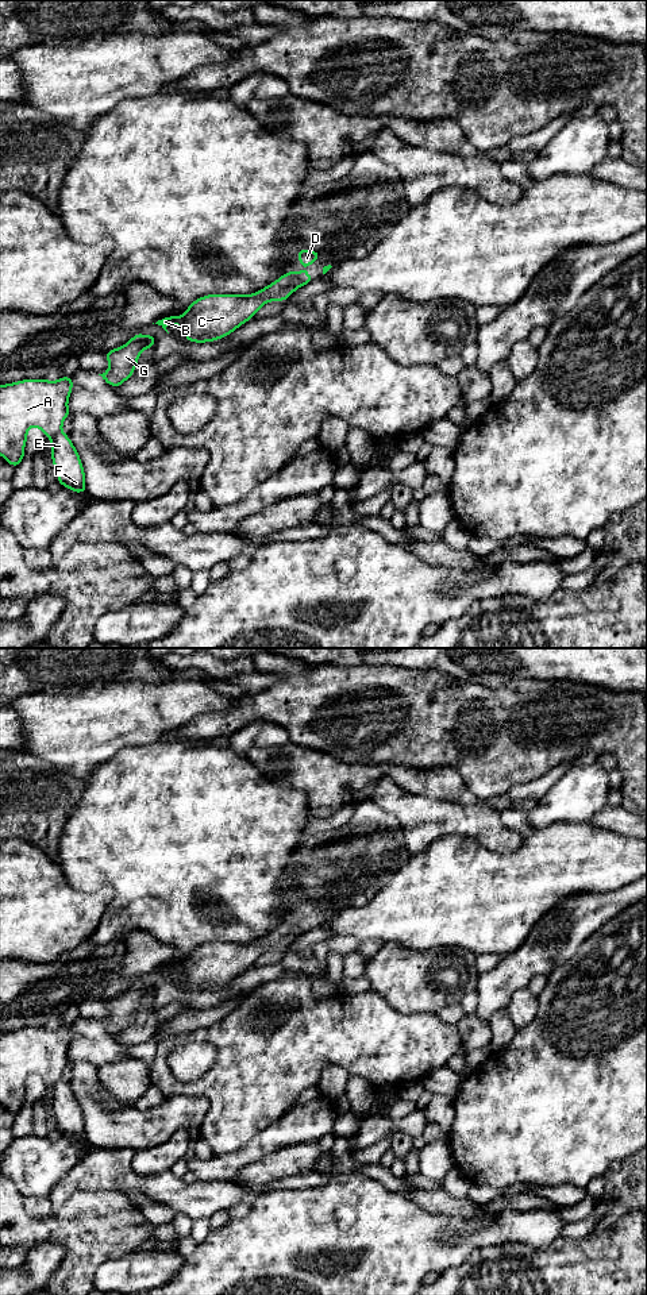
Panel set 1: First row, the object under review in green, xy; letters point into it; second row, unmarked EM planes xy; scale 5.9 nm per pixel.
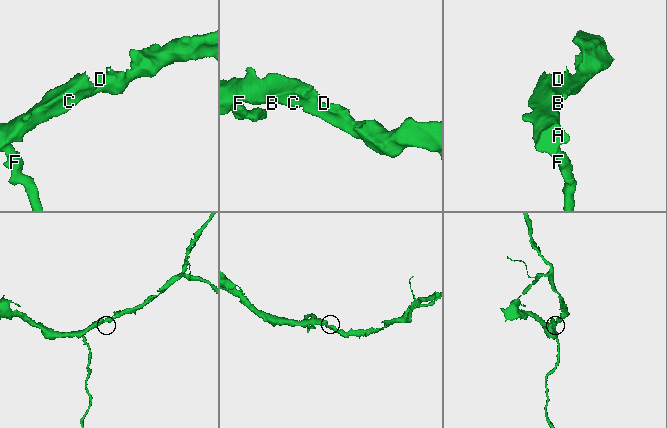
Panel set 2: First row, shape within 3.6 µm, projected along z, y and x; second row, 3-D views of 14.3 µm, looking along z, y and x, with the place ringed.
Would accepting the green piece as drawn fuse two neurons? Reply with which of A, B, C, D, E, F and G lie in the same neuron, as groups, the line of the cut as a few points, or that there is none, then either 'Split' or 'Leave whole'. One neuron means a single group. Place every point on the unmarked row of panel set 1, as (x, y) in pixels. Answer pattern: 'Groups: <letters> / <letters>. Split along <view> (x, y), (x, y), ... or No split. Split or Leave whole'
Groups: A B C D E F G. No split. Leave whole

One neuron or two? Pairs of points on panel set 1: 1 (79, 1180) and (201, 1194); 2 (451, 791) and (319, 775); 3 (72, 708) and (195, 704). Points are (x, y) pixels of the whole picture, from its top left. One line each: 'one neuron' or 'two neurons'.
1: one neuron
2: one neuron
3: one neuron

